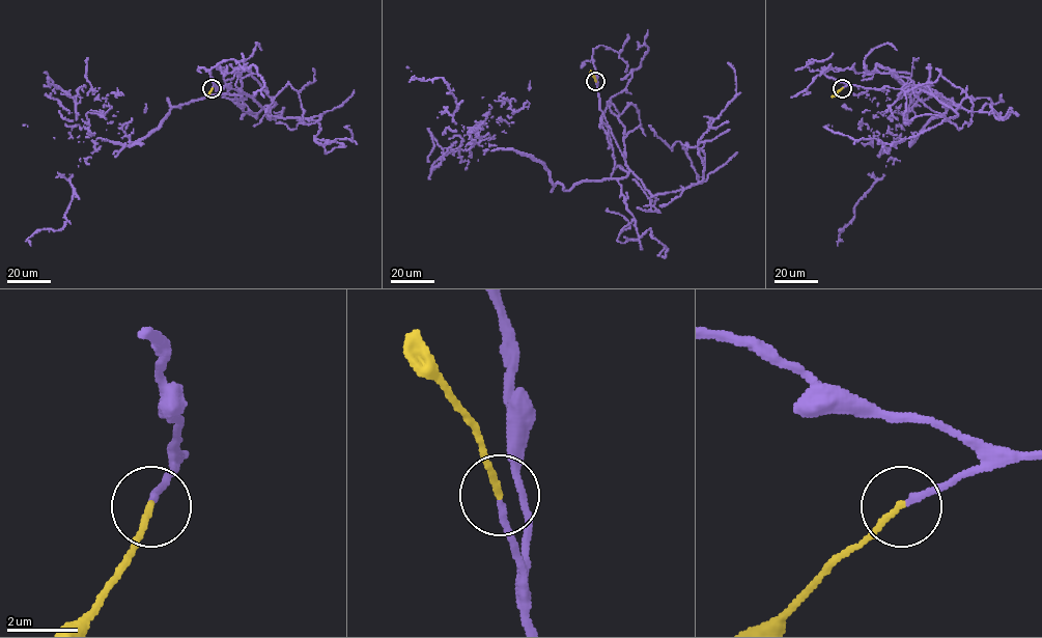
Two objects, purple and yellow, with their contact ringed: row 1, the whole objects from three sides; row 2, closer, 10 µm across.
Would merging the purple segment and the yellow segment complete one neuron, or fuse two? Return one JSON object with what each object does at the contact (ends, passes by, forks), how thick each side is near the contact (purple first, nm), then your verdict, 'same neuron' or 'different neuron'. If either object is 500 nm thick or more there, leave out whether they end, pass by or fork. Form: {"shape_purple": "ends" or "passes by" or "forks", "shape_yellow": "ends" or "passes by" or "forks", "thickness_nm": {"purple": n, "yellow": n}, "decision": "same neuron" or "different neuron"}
{"shape_purple": "ends", "shape_yellow": "ends", "thickness_nm": {"purple": 170, "yellow": 180}, "decision": "same neuron"}

